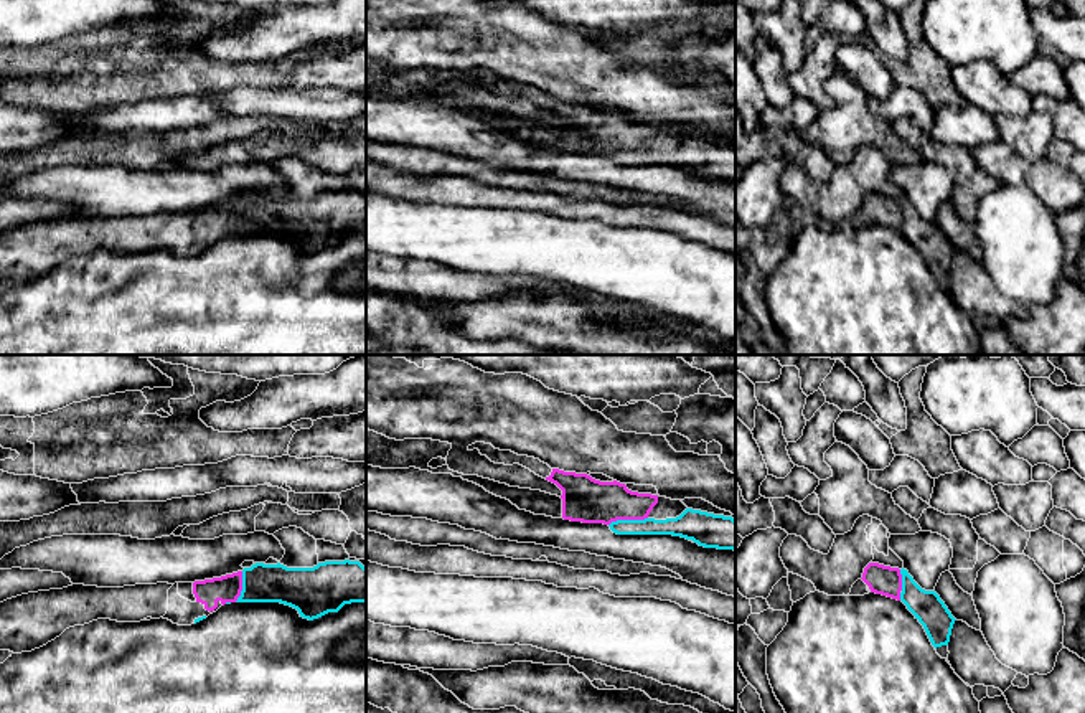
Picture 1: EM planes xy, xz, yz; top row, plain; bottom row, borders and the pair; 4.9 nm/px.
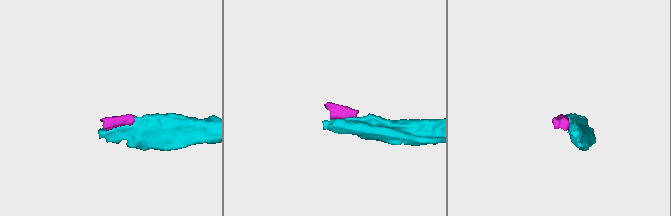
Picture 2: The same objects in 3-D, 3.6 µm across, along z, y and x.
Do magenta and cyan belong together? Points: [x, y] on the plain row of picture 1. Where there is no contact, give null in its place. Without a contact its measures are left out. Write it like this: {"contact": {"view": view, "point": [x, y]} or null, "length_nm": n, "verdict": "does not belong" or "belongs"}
{"contact": {"view": "xz", "point": [627, 149]}, "length_nm": 200, "verdict": "belongs"}

